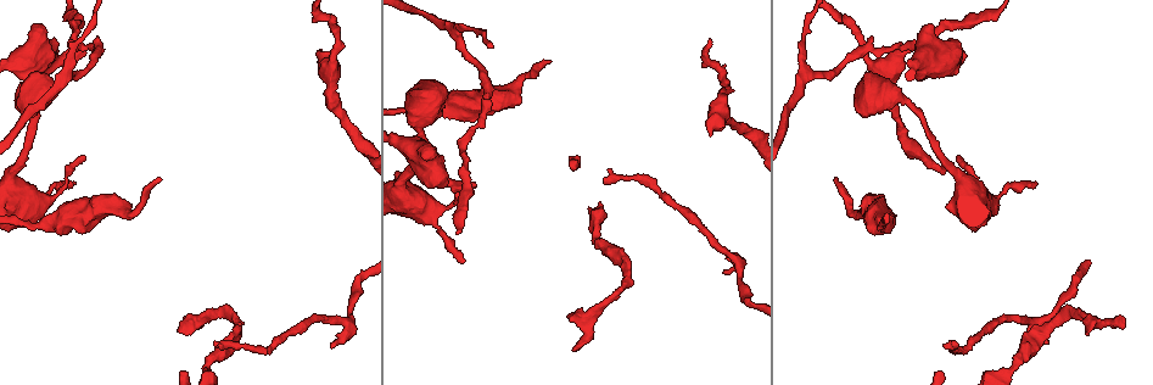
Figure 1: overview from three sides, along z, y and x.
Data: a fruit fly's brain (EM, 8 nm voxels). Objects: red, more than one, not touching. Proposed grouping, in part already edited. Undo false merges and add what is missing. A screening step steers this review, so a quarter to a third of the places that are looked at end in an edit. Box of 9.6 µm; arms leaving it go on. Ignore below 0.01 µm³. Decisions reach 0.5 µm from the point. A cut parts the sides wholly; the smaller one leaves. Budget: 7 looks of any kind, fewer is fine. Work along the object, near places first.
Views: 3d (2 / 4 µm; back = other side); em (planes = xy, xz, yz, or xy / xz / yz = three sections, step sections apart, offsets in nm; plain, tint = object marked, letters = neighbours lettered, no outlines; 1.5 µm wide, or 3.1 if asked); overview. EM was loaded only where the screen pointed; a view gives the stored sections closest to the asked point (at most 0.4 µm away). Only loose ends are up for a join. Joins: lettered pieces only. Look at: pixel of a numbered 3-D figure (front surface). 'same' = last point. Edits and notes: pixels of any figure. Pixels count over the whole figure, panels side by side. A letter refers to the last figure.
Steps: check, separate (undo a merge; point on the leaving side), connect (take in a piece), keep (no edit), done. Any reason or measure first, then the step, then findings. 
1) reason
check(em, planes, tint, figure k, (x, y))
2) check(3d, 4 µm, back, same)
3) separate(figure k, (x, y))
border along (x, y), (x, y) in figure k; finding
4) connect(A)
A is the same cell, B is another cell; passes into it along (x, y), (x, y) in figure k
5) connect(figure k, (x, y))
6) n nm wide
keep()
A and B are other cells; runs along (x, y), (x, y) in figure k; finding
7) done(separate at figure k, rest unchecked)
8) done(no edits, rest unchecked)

sudden change in width
check(em, planes, tint, figure 1, (899, 100))

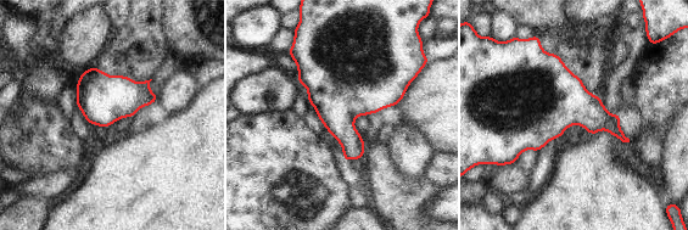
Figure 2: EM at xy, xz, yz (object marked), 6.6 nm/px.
see the neighbours
check(em, planes, letters, same)

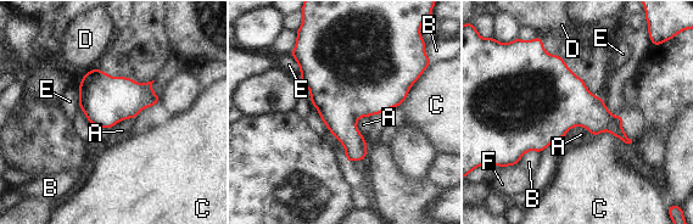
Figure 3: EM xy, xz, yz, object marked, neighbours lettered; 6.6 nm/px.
keep()
A, B, C, D, E and F are other cells; border along (564, 135), (577, 126), (593, 135) in figure 3; all the same neuron

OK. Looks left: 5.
end of a long branch
check(3d, 2 µm, figure 1, (213, 345))

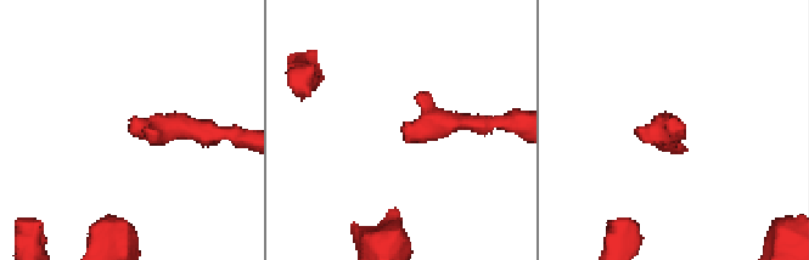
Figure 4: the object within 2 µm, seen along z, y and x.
shape alone is not enough
check(em, xy, step 8, tint, figure 4, (676, 133))

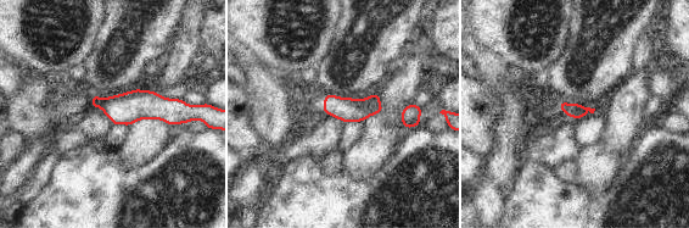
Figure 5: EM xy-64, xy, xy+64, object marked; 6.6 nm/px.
another direction
check(em, yz, step 8, letters, same)

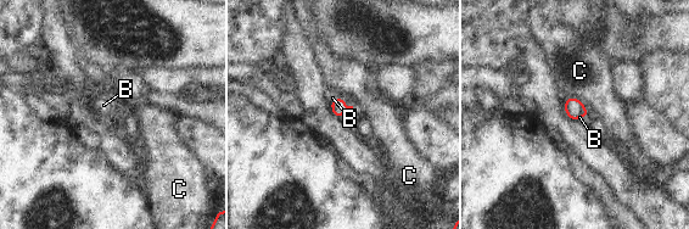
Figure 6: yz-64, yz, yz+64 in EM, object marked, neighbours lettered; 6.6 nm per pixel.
connect(B)
B is the same cell, C is another cell; passes into it along (339, 107), (342, 99), (332, 98) in figure 6; it goes on there

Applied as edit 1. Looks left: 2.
done(connect at figure 6, rest unchecked)

